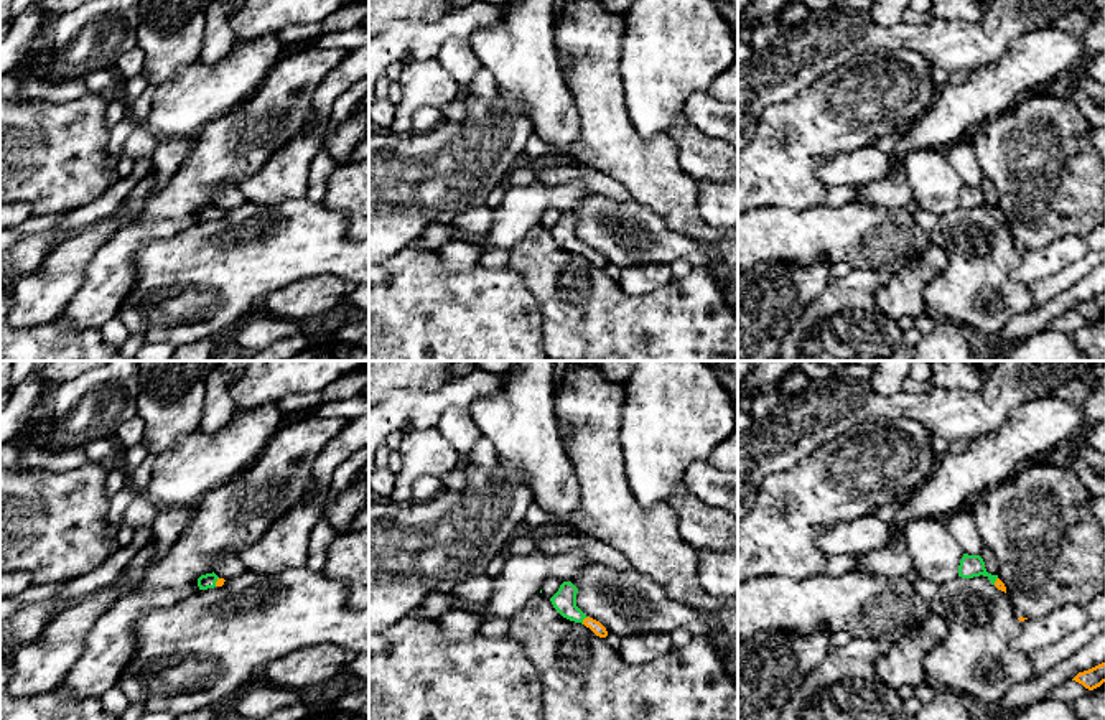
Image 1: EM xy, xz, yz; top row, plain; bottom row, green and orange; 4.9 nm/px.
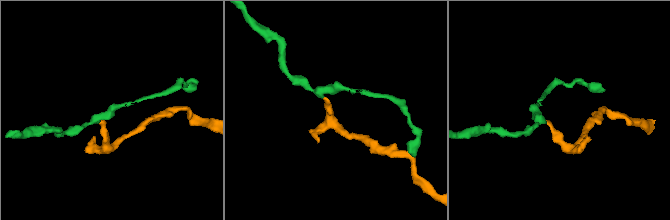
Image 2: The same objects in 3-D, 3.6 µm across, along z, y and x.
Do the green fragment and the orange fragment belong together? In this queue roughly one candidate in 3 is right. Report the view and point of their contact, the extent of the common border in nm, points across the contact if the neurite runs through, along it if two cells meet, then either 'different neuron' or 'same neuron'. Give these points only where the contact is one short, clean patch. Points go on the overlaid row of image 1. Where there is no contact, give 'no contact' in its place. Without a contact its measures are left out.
xz (583, 618) | 50 nm | across xz (564, 600), (583, 618), (593, 625) | same neuron

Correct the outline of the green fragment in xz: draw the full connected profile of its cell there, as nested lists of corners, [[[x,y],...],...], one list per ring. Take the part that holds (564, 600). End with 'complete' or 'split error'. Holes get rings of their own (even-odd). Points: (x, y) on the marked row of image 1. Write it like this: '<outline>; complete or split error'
[[[563,582],[558,588],[558,591],[550,598],[553,608],[566,619],[581,623],[586,628],[590,628],[596,636],[606,638],[608,631],[606,628],[586,616],[578,606],[576,606],[576,593],[578,588],[571,582]]]; split error

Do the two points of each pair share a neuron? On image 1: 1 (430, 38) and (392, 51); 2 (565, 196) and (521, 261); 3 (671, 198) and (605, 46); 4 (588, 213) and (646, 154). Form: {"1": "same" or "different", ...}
{"1": "same", "2": "different", "3": "same", "4": "different"}

